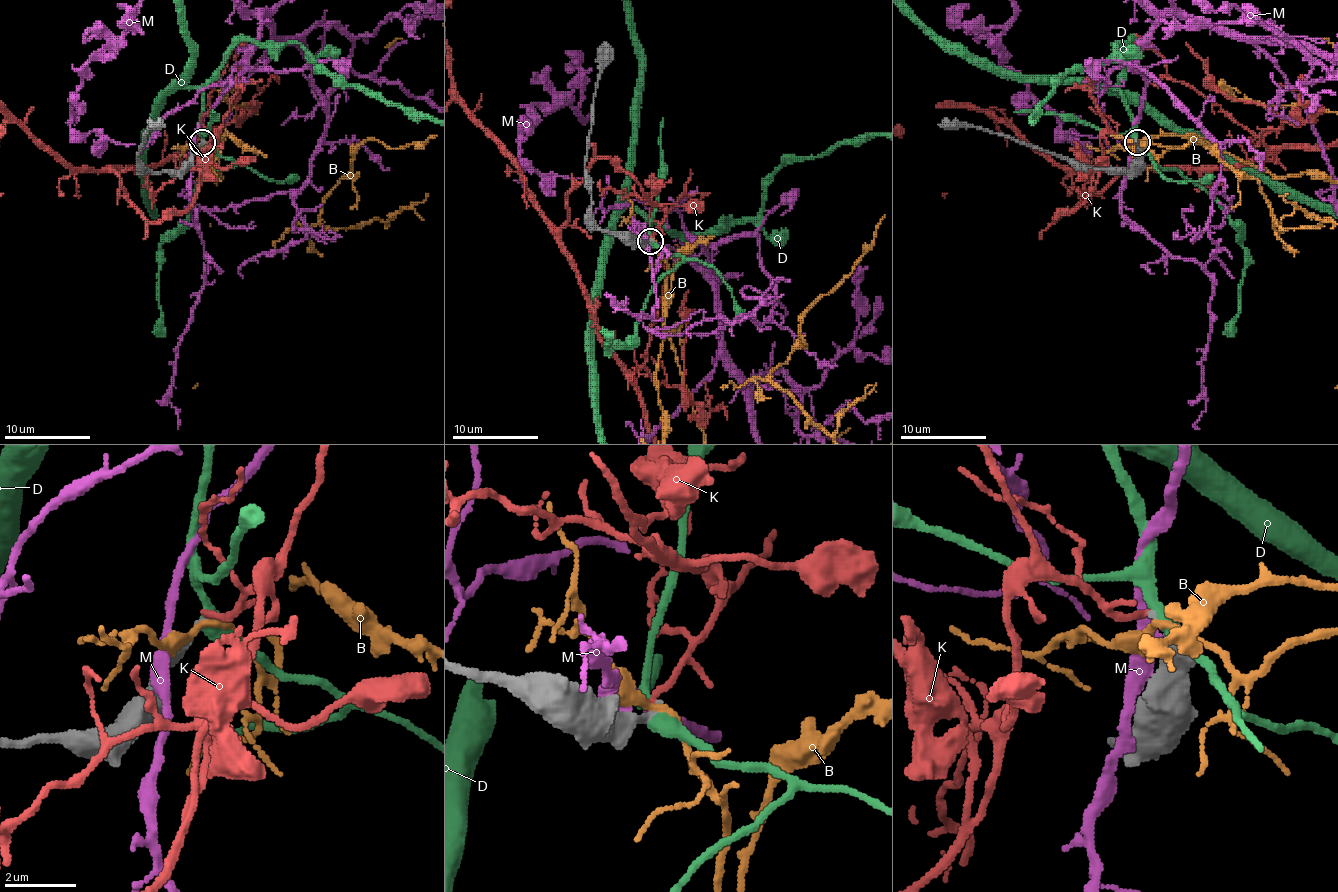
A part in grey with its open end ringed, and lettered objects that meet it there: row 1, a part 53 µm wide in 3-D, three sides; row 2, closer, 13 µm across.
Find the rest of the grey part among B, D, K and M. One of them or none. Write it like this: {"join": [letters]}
{"join": ["D"]}

